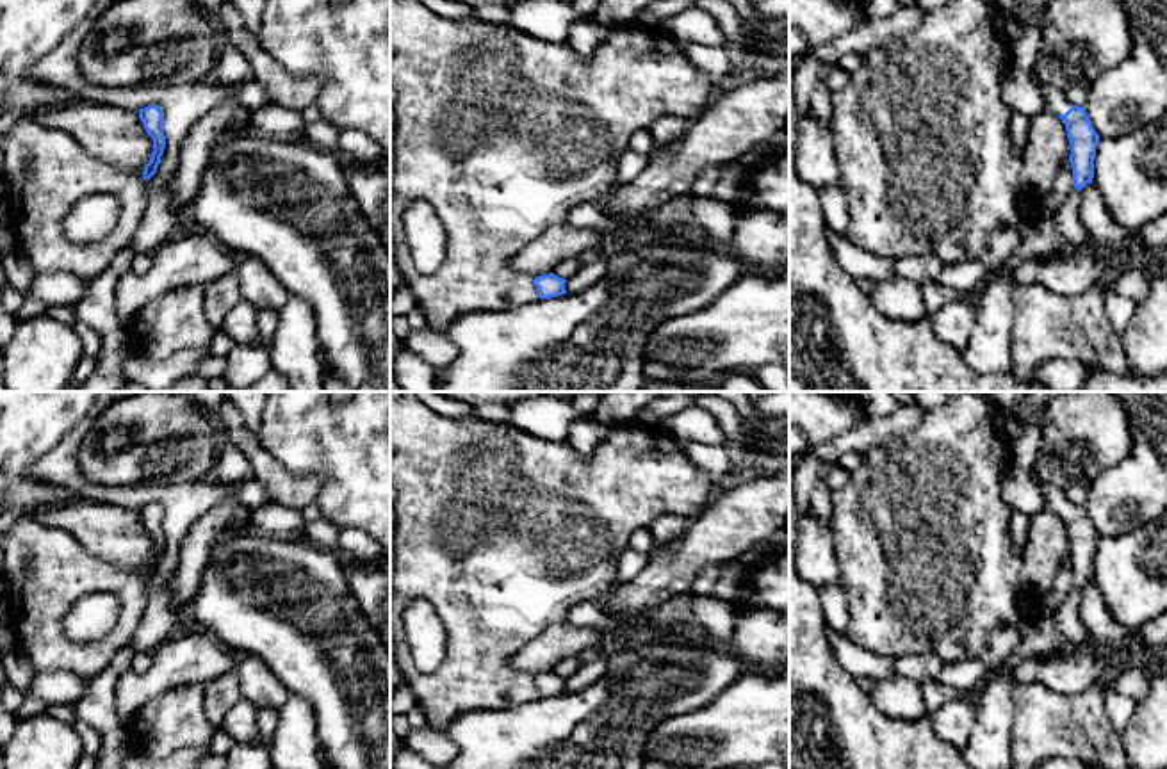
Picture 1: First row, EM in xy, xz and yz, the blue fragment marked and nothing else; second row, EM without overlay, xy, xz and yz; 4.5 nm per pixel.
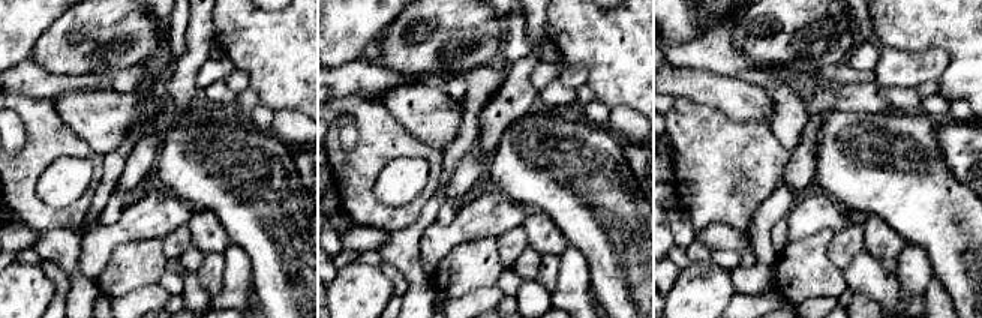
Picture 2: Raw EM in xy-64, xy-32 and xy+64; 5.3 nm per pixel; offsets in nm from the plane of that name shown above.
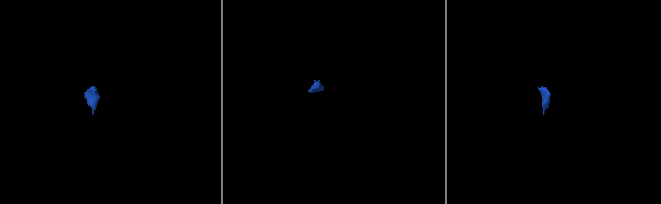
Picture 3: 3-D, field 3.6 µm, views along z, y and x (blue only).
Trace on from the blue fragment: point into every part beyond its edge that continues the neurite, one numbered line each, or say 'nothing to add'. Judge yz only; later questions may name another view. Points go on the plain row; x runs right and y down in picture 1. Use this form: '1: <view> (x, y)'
1: yz (1025, 451)
2: yz (966, 677)

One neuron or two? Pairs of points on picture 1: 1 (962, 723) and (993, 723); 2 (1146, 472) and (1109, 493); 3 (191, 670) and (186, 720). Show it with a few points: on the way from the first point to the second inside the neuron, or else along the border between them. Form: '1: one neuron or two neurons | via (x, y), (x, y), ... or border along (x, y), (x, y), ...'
1: two neurons | border along (973, 696), (977, 723), (962, 750)
2: one neuron | via (1137, 481), (1125, 493), (1118, 493)
3: two neurons | border along (202, 684), (175, 686), (150, 700)

